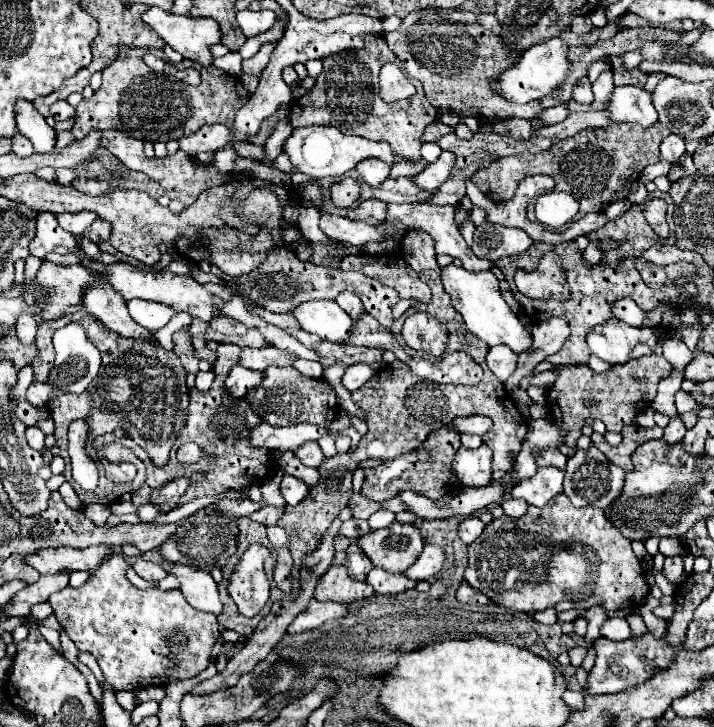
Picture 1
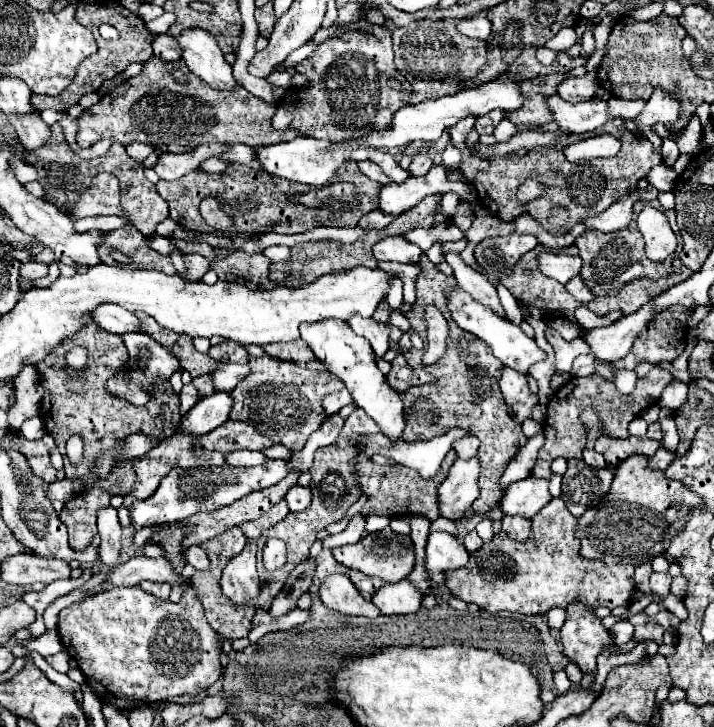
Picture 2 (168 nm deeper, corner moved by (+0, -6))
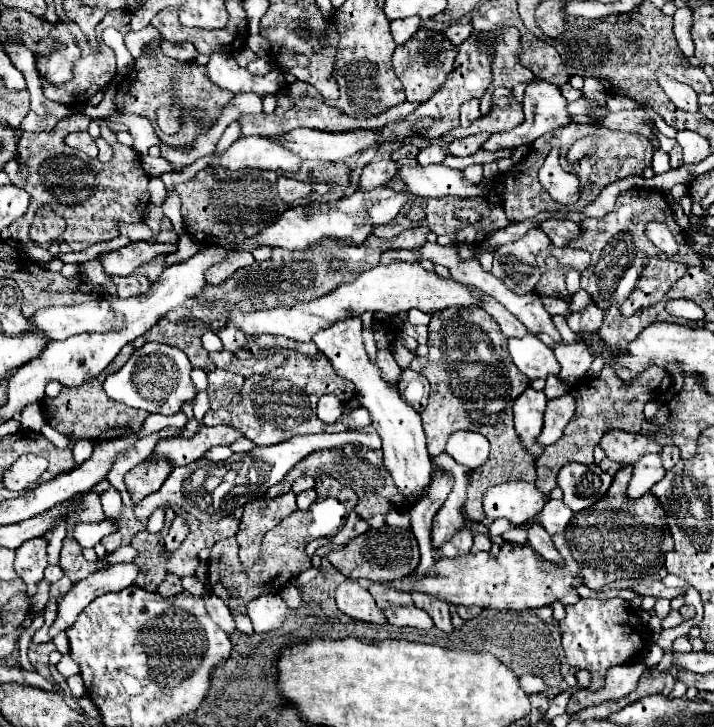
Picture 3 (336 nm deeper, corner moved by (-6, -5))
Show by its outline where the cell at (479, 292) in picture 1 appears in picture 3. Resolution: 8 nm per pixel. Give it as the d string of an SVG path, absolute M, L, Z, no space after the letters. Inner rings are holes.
M528 333L522 339L508 339L508 351L514 365L532 381L560 373L552 349L548 349L534 333Z

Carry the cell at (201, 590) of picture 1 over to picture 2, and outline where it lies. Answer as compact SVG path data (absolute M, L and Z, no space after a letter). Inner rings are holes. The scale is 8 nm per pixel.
M136 556L130 558L126 564L116 566L110 574L108 574L108 582L110 588L112 586L136 586L142 580L152 580L152 582L166 582L172 588L180 586L182 592L186 594L186 590L196 590L196 584L182 576L176 574L172 562L168 562L166 558L146 558L146 556Z

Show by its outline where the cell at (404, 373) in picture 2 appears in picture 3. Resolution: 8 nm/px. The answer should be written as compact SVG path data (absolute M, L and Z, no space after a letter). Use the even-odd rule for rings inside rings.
M412 369L402 371L402 379L398 383L400 397L408 405L412 405L418 413L424 411L424 405L428 401L428 389L430 389L430 383L420 373L416 373Z

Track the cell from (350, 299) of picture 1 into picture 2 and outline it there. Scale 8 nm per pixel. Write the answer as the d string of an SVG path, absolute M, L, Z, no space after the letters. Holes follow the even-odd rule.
M354 314L354 318L350 318L348 326L354 330L354 334L364 336L372 344L374 354L378 358L382 358L382 354L388 350L388 334L390 334L388 324L380 324L372 318L358 318L358 314Z

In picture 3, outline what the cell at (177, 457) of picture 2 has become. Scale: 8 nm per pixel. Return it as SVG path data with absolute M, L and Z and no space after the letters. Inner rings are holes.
M158 461L158 469L156 467L152 467L152 469L144 469L144 467L132 469L124 477L124 483L126 483L130 497L134 501L140 501L148 493L154 493L156 489L160 489L160 485L164 483L164 477L168 477L170 471L172 471L172 465L160 463L160 461Z

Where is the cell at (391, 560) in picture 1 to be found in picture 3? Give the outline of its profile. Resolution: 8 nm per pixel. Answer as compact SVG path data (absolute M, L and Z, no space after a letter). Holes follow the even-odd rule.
M384 525L380 529L368 529L356 539L348 541L342 549L330 551L326 559L348 579L370 579L378 583L392 583L408 577L420 563L416 537L410 529Z

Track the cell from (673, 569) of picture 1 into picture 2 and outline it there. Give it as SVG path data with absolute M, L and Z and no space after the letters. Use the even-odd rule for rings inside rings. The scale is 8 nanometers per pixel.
M654 572L650 576L650 588L660 596L670 594L670 584L672 584L672 576L668 572Z

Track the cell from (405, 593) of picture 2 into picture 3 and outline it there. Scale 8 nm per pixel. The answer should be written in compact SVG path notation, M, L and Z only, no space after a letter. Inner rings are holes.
M416 605L412 607L388 607L384 609L388 623L394 627L414 627L414 629L432 629L434 621L430 619L430 615L422 609L418 609Z

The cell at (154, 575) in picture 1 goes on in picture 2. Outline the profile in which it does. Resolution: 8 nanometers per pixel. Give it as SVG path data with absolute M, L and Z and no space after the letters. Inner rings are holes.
M142 582L140 588L152 596L158 596L162 600L168 600L168 594L170 594L170 586L166 584L160 584L160 582Z

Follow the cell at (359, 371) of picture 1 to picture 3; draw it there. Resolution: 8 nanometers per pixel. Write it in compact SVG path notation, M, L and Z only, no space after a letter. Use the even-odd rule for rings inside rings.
M322 395L318 399L316 415L322 423L334 423L334 421L340 419L342 409L344 409L344 403L336 395Z

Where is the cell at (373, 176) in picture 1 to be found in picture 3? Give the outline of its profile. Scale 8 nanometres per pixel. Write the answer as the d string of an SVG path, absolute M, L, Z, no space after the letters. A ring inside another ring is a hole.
M372 161L364 167L360 177L360 189L370 191L374 187L380 187L388 183L398 171L398 165L394 161Z

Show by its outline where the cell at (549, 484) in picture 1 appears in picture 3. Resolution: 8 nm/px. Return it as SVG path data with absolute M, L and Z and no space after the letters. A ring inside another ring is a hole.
M510 481L500 483L484 495L484 515L488 519L504 517L512 525L524 525L530 517L538 515L546 503L544 495L534 483Z

